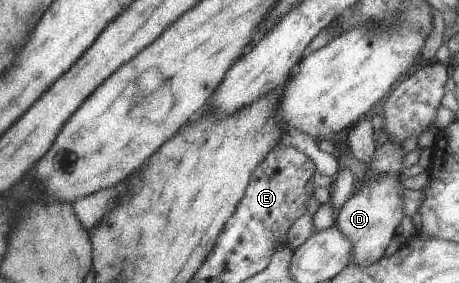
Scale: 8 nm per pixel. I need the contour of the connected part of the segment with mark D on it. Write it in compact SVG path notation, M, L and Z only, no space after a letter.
M368 172L363 181L357 184L355 193L336 211L334 225L351 243L350 265L371 265L385 253L389 241L397 235L399 223L404 215L399 195L399 191L403 189L401 180L398 173Z

